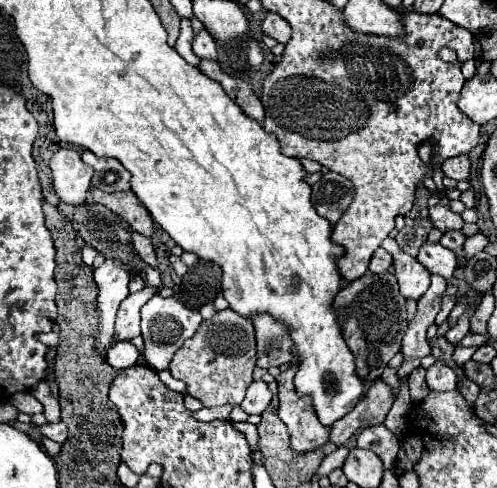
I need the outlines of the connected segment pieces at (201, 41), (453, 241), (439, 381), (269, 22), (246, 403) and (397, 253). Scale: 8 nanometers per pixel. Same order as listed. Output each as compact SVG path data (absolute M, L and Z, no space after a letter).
M200 31L200 35L194 37L194 53L196 53L200 59L214 59L214 61L218 59L214 39L212 39L206 31Z
M448 231L448 233L444 233L440 245L448 247L450 251L454 251L454 253L460 257L460 249L462 249L464 241L466 241L466 237L462 235L462 231Z
M436 361L432 367L426 369L426 383L430 389L436 391L452 391L456 389L456 373L452 367L448 367L444 361Z
M276 13L266 15L266 19L262 21L262 31L264 31L264 35L276 39L278 43L286 43L290 39L290 35L292 35L290 25Z
M252 381L248 385L248 389L246 389L246 399L242 401L240 407L248 415L252 415L252 413L258 413L260 415L268 407L270 399L272 399L272 393L270 393L268 385L264 381Z
M386 237L382 241L382 247L396 259L396 279L398 279L398 287L400 287L400 295L406 299L414 299L418 301L422 297L422 293L428 289L430 285L430 273L428 269L424 269L424 265L420 265L418 259L406 255L392 237Z

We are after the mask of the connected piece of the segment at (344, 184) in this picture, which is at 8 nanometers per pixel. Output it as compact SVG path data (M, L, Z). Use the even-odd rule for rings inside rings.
M328 171L318 183L312 185L312 203L314 209L322 213L324 219L336 223L348 205L354 199L354 185L340 177L338 173Z

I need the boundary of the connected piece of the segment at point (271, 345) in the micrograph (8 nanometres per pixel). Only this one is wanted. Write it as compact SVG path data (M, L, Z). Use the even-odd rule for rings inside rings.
M260 313L260 317L252 317L252 323L258 347L256 365L262 369L288 365L292 355L288 353L288 349L292 349L292 343L288 341L288 329L284 329L284 325L276 325L276 321L264 313Z

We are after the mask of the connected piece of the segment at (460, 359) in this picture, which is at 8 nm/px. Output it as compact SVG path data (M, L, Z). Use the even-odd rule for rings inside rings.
M456 347L456 349L454 349L452 359L456 361L456 365L458 365L458 367L462 367L462 365L464 365L472 355L474 355L474 351L476 351L474 347Z

